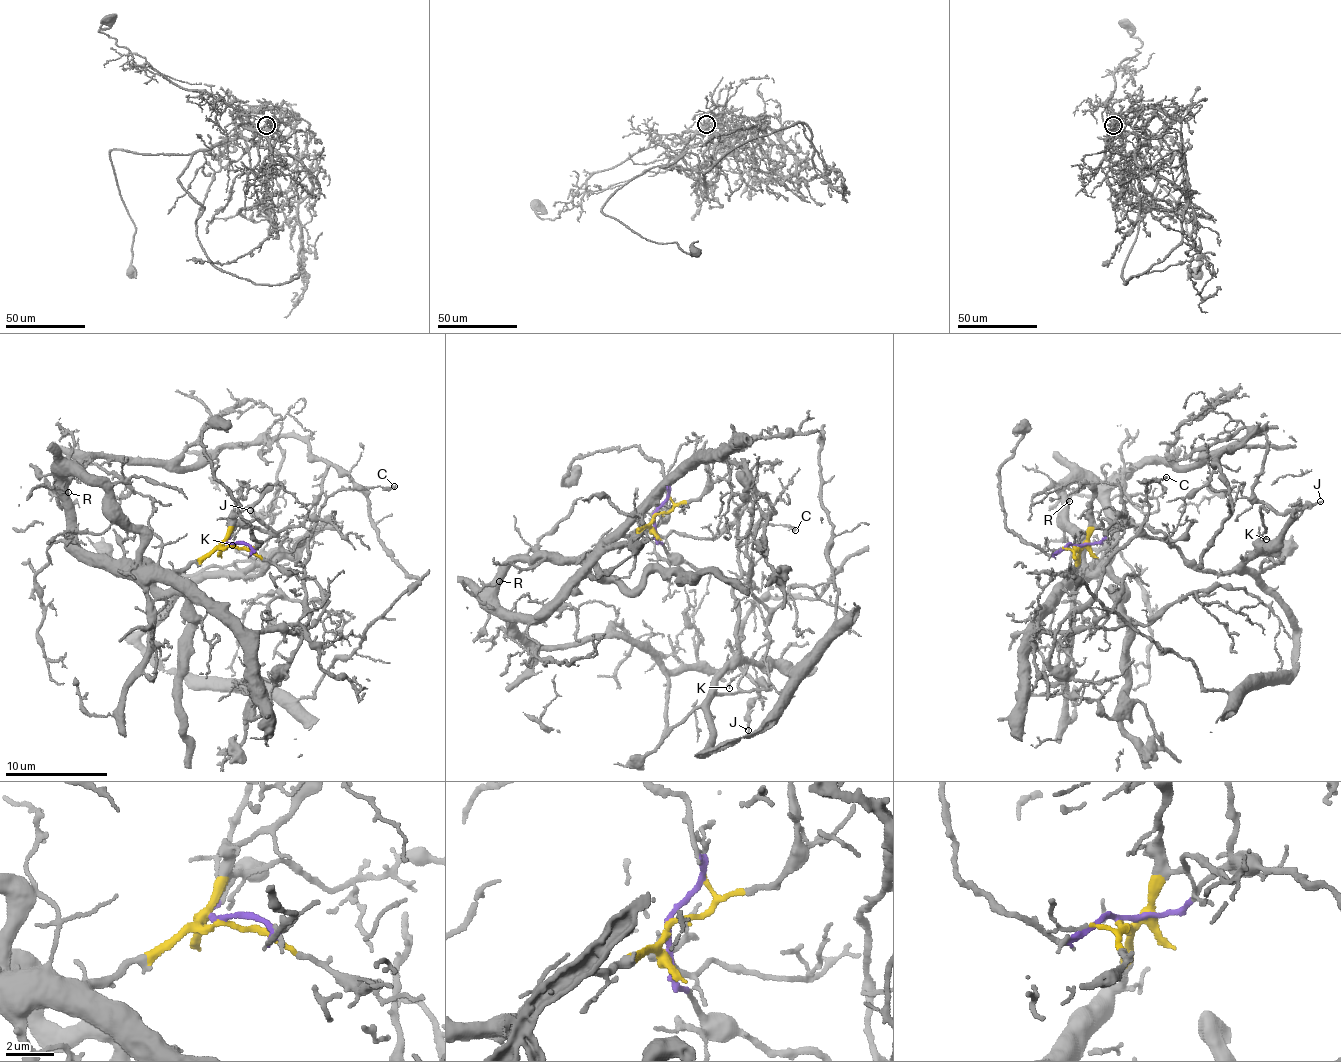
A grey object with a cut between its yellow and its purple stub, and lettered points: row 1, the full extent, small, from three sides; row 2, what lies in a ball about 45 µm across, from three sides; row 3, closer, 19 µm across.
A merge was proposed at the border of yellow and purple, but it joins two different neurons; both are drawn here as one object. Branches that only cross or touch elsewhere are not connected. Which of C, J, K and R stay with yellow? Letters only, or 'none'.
J, R

